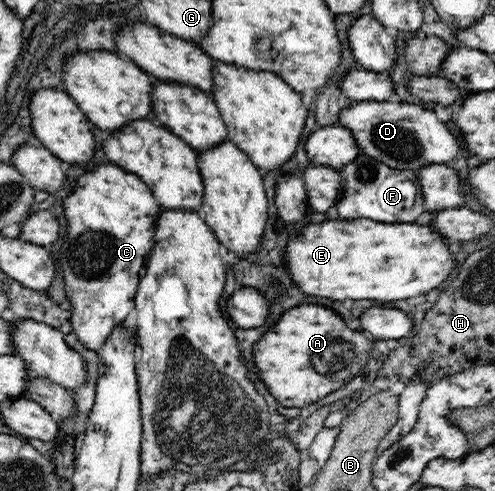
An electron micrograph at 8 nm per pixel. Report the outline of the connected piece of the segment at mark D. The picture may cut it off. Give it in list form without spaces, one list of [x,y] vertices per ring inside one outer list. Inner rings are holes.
[[[360,101],[346,107],[338,125],[348,127],[355,135],[363,154],[395,169],[415,172],[427,165],[451,163],[461,149],[461,141],[449,124],[440,121],[435,111],[419,104],[400,101]]]

